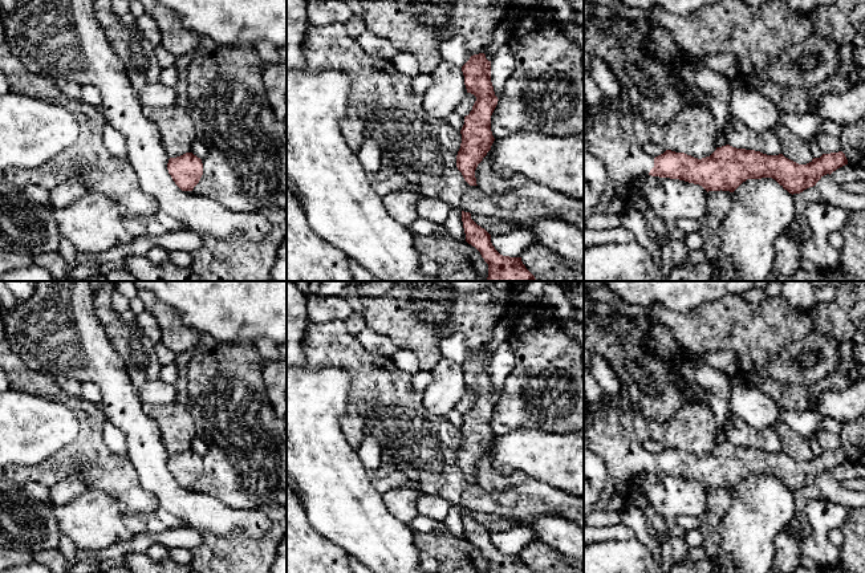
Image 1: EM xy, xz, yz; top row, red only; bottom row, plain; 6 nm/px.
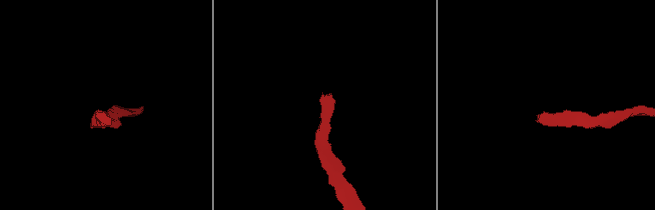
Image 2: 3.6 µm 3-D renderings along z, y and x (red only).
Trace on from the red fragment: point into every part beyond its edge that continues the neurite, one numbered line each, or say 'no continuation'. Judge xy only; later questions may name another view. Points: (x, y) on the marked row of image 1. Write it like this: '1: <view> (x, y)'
1: xy (177, 127)

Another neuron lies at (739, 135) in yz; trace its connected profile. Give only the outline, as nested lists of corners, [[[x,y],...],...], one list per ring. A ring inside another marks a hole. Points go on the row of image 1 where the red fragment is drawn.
[[[738,121],[727,126],[727,145],[736,149],[760,151],[767,155],[781,154],[775,130],[758,133]]]

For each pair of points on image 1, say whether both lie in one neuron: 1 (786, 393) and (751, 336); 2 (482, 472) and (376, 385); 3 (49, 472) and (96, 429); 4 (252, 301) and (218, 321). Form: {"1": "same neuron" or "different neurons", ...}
{"1": "same neuron", "2": "different neurons", "3": "same neuron", "4": "same neuron"}

